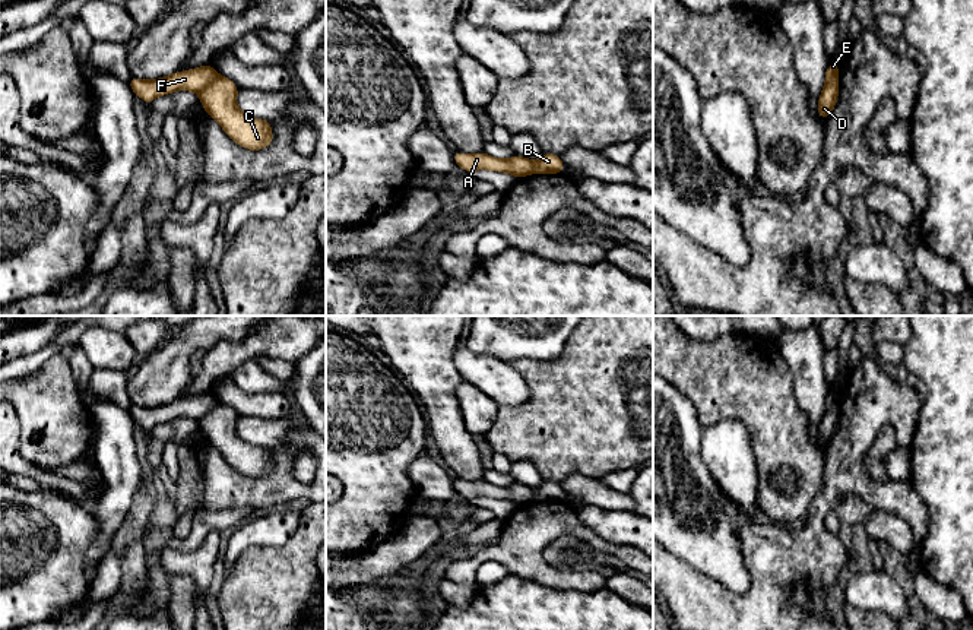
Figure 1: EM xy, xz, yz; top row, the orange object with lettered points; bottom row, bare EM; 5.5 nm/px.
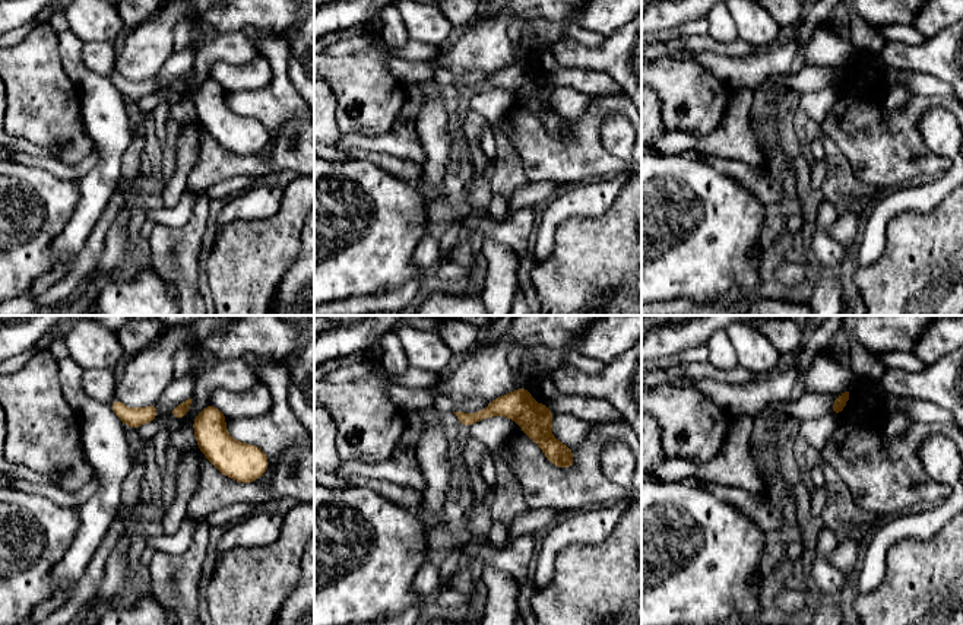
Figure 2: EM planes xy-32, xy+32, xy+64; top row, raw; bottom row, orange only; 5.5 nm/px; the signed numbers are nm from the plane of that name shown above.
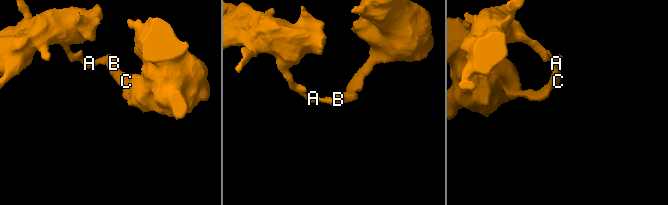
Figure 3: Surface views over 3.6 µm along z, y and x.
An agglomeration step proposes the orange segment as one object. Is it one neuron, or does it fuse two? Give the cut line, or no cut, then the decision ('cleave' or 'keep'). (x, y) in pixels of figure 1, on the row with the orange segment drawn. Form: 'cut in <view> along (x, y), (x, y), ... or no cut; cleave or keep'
cut in xy along (218, 75), (199, 94); cleave

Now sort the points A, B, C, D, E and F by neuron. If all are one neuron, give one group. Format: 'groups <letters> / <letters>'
groups A E F / B C D

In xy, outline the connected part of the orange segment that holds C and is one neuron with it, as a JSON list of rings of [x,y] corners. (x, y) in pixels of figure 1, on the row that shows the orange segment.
[[[218,75],[200,94],[205,111],[240,146],[259,151],[270,146],[273,133],[269,120],[254,118],[237,107],[238,86]]]

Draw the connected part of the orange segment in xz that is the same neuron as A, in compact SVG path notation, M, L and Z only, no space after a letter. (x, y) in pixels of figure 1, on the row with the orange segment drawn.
M454 151L453 159L456 165L465 171L500 171L505 174L513 174L516 178L535 174L535 161L517 155L508 159L497 159L485 152L469 155Z

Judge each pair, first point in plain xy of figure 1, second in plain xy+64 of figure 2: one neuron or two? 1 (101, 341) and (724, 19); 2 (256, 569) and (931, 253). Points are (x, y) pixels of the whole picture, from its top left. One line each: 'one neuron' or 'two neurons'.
1: two neurons
2: one neuron

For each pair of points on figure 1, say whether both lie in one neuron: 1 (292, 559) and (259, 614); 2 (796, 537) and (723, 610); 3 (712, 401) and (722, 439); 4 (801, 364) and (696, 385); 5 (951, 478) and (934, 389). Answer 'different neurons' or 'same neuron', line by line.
1: same neuron
2: same neuron
3: different neurons
4: different neurons
5: same neuron

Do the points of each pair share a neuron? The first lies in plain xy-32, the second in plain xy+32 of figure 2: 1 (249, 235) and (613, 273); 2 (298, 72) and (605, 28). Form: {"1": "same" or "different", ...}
{"1": "same", "2": "different"}

